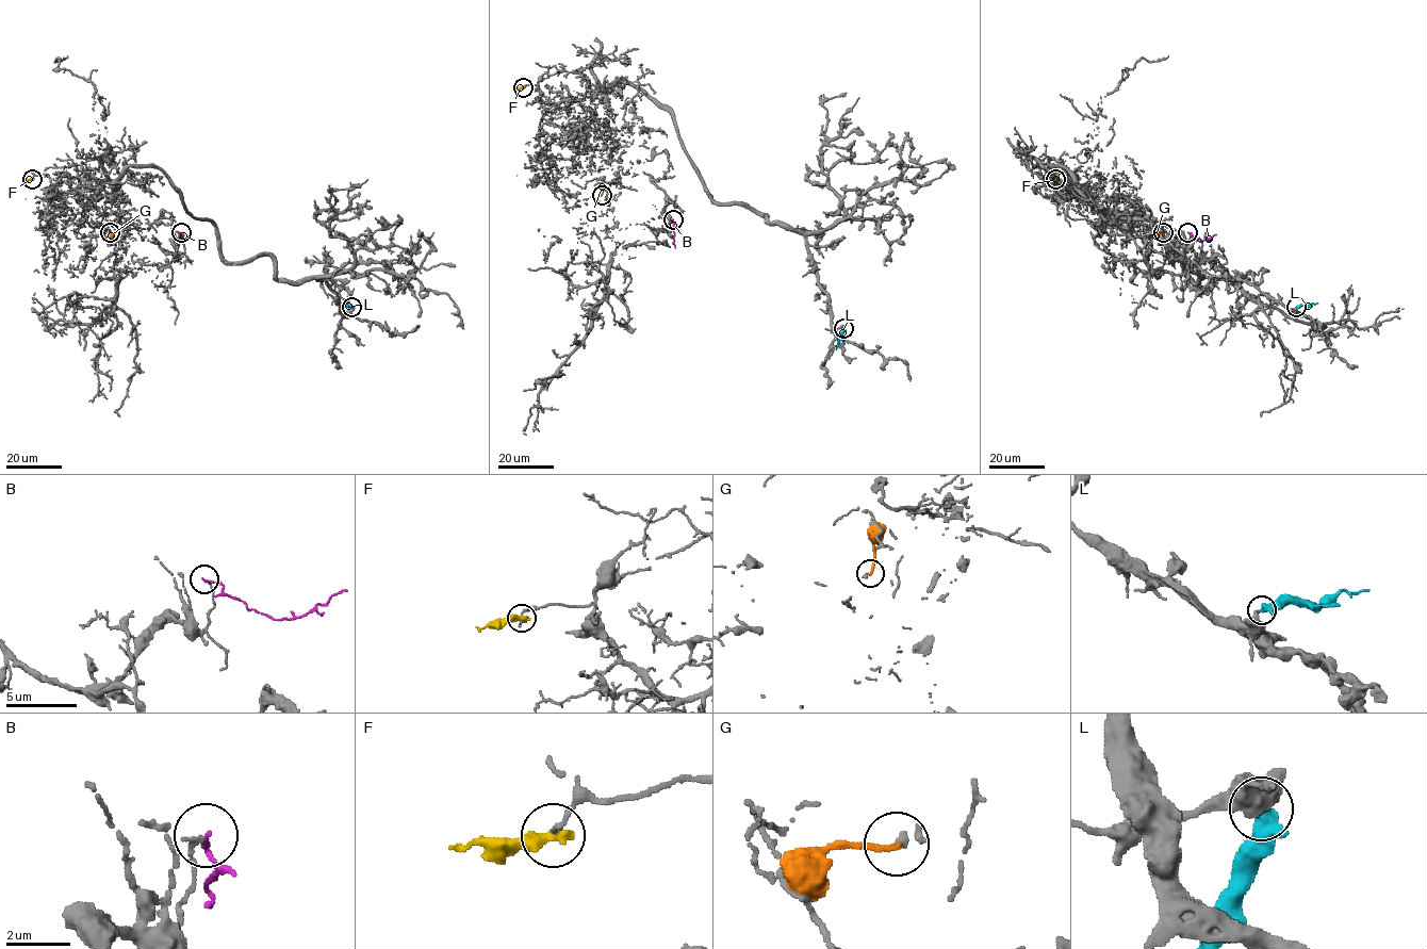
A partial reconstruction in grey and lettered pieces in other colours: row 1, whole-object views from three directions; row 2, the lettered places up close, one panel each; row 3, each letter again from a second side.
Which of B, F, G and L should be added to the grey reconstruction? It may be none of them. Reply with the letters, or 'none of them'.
L

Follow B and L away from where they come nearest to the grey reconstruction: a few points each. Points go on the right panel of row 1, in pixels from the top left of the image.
B: (1188, 232), (1202, 241), (1216, 234)
L: (1297, 307), (1317, 304)

